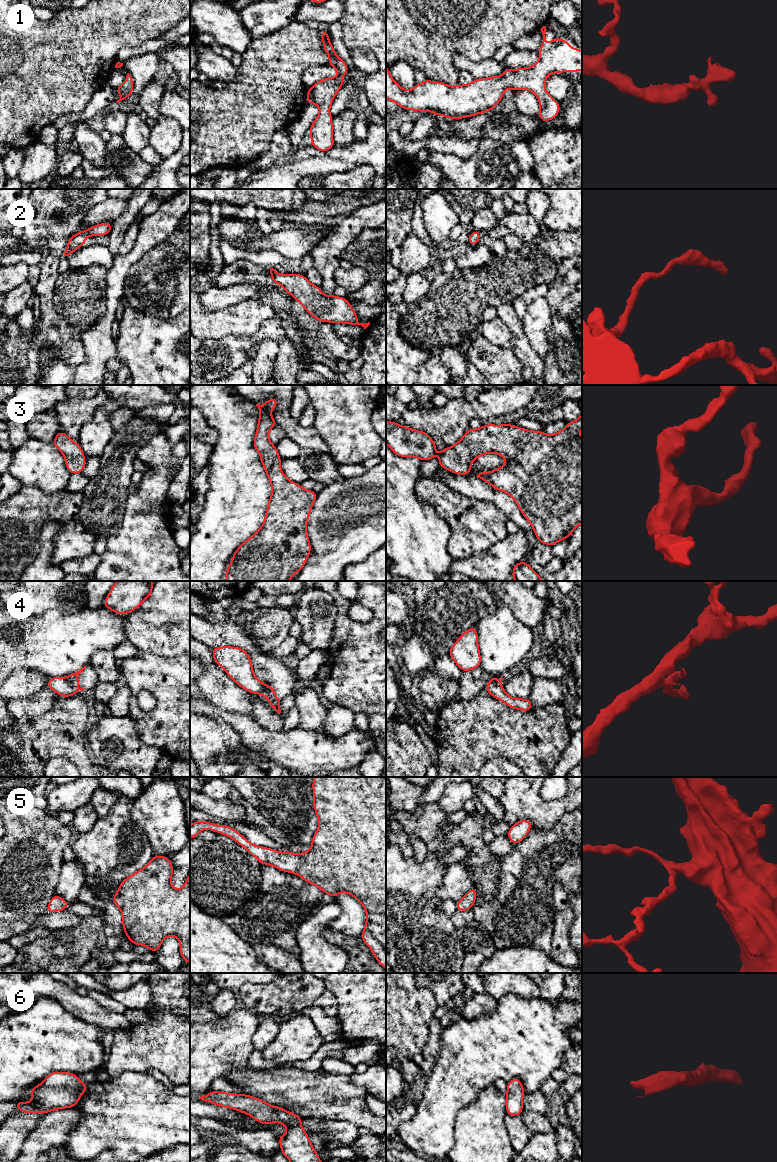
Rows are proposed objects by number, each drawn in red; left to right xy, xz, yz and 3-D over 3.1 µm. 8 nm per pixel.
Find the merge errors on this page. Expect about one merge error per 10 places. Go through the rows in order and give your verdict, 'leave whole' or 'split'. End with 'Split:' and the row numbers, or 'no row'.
1: leave whole
2: leave whole
3: leave whole
4: split
5: leave whole
6: leave whole
Split: 4

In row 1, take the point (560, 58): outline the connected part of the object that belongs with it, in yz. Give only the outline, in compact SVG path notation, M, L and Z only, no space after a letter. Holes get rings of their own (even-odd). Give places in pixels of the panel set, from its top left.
M543 26L541 29L543 35L542 46L538 50L540 59L533 66L528 68L520 69L509 69L506 68L503 72L502 77L492 76L484 79L474 79L468 85L457 84L454 87L448 86L444 82L434 82L428 79L425 79L421 84L416 84L414 88L410 91L407 91L400 87L392 78L389 67L386 66L386 99L395 102L400 107L405 110L415 110L421 111L424 113L426 110L429 110L430 113L436 114L439 116L444 116L450 119L462 119L477 114L482 114L487 111L492 111L492 109L501 101L503 98L504 90L506 88L512 89L514 91L526 89L533 92L539 100L540 111L538 116L542 122L553 120L560 111L560 103L552 98L546 91L545 88L545 79L553 73L561 72L578 72L582 70L582 51L578 48L572 49L567 40L560 39L559 37L554 37L551 40L552 46L548 46L548 41L546 40L546 26Z

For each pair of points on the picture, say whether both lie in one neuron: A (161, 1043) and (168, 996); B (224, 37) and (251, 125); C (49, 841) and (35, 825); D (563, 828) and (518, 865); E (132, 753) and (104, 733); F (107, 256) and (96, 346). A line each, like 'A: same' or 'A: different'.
A: different
B: different
C: same
D: same
E: same
F: different

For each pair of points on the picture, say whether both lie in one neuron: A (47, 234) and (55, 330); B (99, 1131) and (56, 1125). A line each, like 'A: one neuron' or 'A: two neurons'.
A: one neuron
B: two neurons

